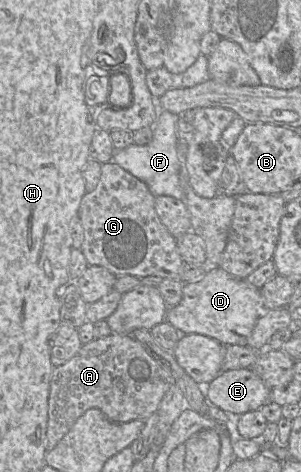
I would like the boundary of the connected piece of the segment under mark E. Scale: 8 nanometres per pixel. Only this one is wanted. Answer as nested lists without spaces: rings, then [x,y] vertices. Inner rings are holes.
[[[249,367],[221,372],[206,386],[206,399],[238,415],[260,410],[269,402],[271,389]]]

